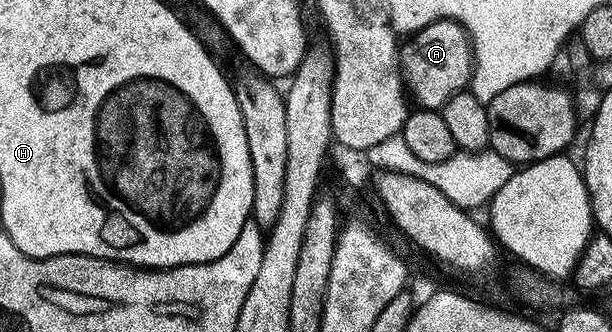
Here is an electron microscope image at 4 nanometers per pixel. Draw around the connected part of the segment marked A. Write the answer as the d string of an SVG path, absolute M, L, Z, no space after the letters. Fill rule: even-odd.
M440 19L400 44L401 78L418 108L440 111L452 95L466 90L473 77L473 44L465 26L456 19ZM417 102L417 103L415 103Z

